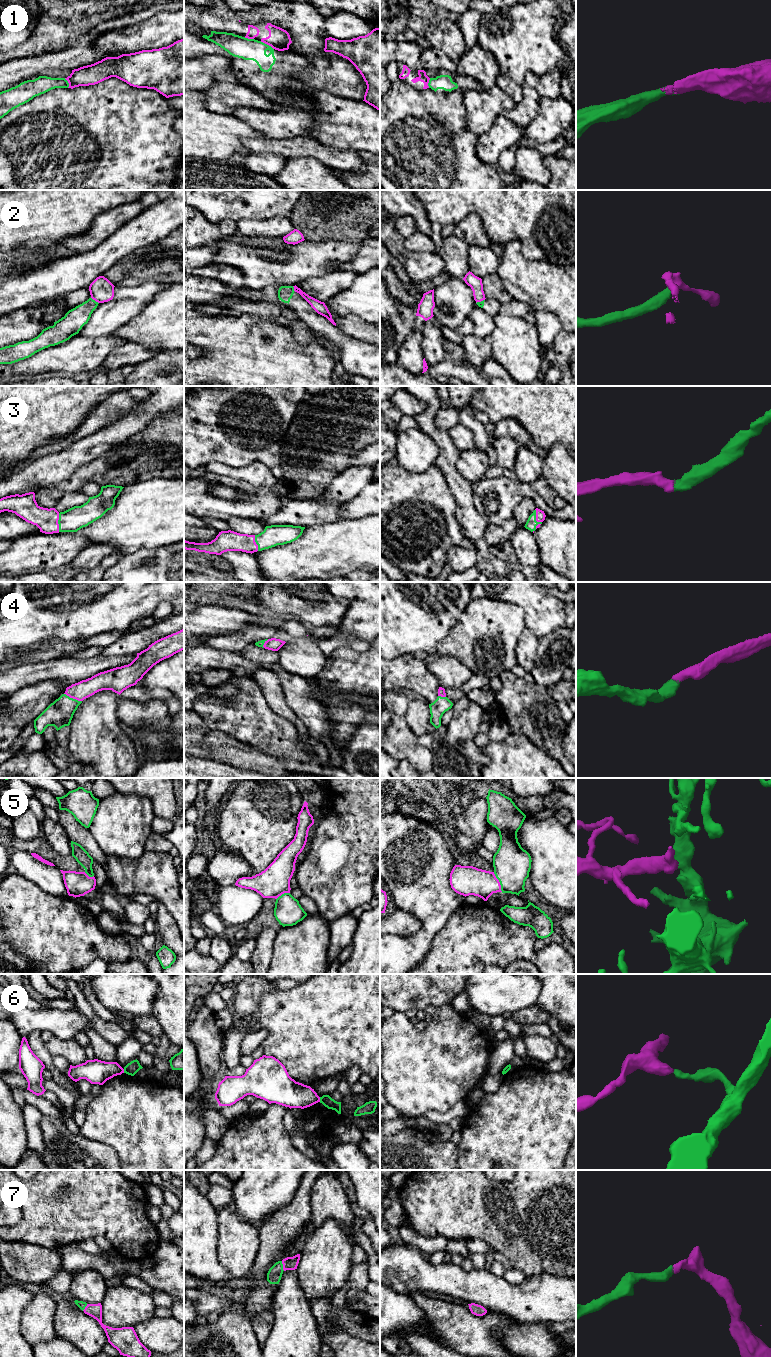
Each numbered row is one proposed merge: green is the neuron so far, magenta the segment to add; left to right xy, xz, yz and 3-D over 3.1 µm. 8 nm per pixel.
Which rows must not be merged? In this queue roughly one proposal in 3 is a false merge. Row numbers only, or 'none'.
1, 2, 6

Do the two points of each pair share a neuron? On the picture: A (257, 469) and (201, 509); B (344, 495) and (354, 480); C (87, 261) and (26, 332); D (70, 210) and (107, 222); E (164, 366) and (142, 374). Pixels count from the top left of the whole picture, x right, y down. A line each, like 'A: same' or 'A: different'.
A: different
B: same
C: different
D: different
E: same

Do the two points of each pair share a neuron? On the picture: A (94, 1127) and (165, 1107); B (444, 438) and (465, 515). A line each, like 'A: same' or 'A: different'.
A: same
B: same

